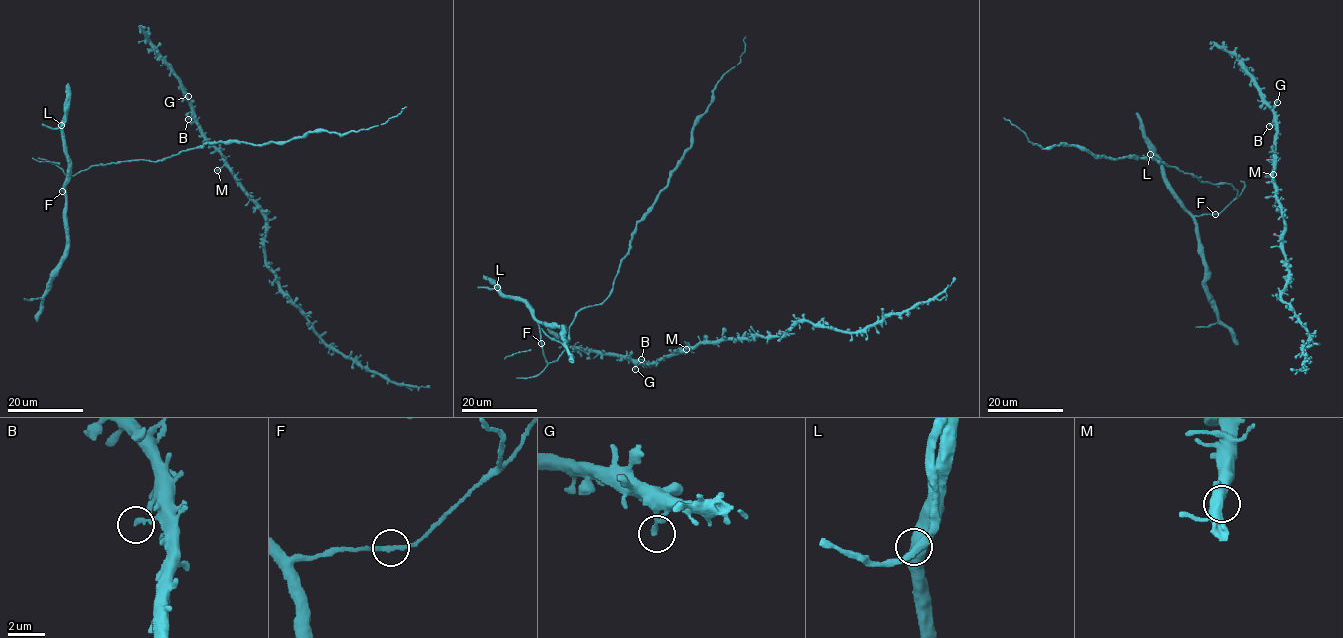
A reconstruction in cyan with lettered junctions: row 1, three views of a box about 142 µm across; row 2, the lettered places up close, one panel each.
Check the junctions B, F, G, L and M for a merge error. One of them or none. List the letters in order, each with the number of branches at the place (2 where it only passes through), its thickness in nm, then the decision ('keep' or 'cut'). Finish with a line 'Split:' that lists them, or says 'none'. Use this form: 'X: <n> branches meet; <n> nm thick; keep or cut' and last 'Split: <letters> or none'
B: 1 branches meet; 220 nm thick; keep
F: 2 branches meet; 240 nm thick; keep
G: 1 branches meet; 320 nm thick; keep
L: 2 branches meet; 400 nm thick; keep
M: 1 branches meet; 320 nm thick; keep
Split: none

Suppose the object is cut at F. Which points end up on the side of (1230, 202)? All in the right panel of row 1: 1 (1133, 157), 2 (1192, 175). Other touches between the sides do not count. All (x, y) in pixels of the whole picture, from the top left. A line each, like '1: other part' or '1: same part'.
1: same part
2: same part

